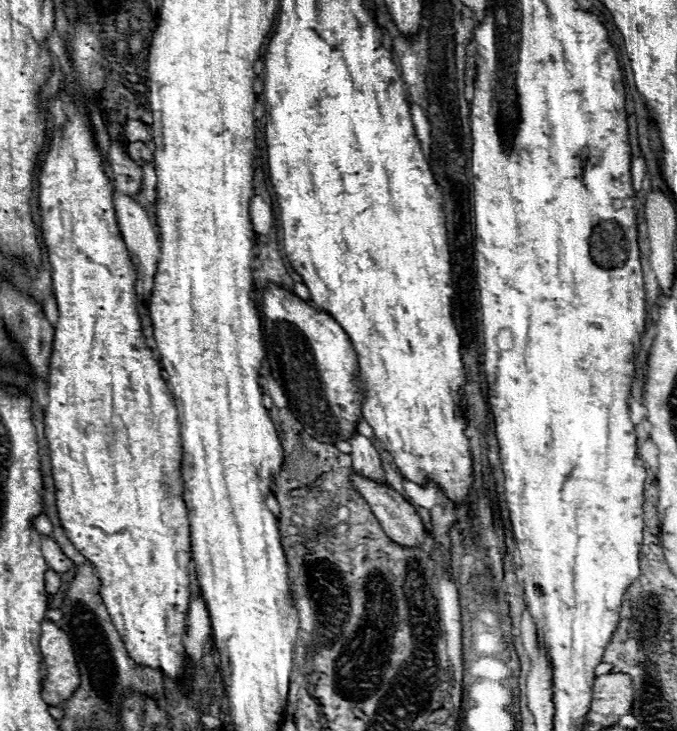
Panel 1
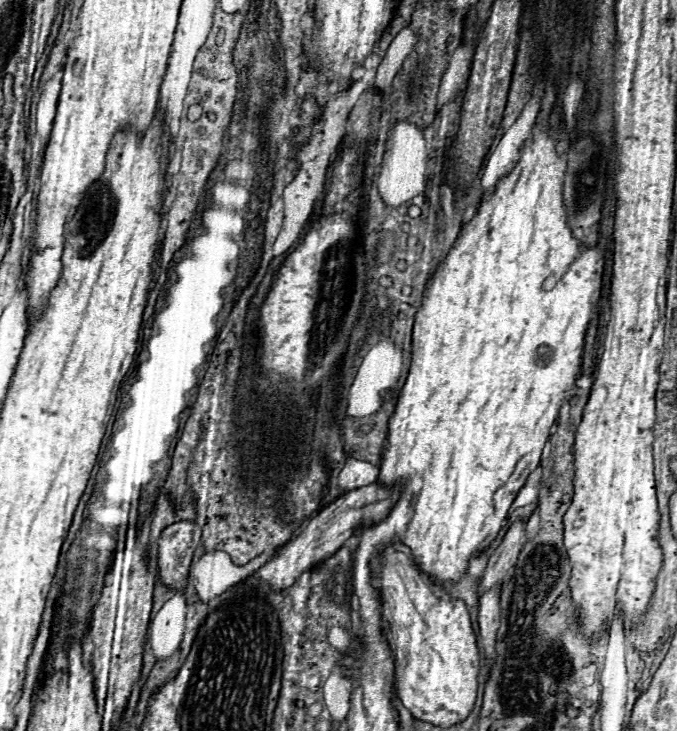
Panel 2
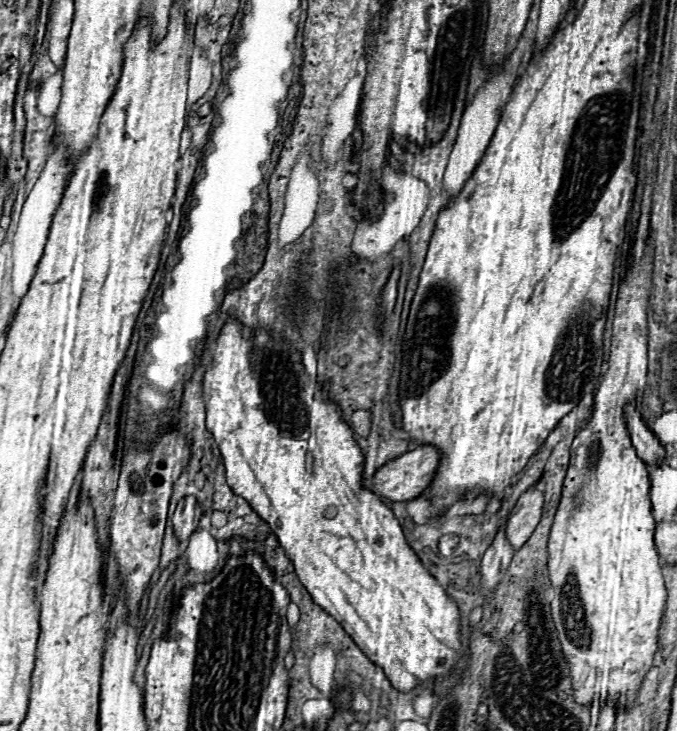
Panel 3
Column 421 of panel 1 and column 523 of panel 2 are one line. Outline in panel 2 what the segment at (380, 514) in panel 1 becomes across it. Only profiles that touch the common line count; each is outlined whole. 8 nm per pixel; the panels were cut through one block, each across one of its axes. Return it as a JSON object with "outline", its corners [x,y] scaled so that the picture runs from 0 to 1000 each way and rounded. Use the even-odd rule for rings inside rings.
{"outline":[[[765,711],[750,722],[742,744],[724,761],[709,796],[709,813],[744,793],[747,782],[762,772],[774,741],[777,741],[777,711]]]}

